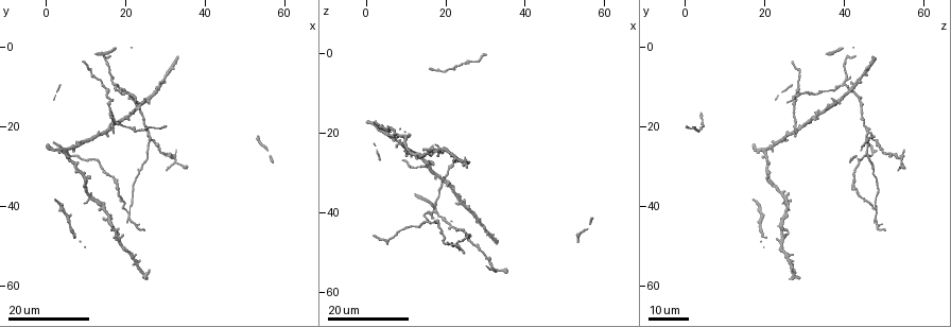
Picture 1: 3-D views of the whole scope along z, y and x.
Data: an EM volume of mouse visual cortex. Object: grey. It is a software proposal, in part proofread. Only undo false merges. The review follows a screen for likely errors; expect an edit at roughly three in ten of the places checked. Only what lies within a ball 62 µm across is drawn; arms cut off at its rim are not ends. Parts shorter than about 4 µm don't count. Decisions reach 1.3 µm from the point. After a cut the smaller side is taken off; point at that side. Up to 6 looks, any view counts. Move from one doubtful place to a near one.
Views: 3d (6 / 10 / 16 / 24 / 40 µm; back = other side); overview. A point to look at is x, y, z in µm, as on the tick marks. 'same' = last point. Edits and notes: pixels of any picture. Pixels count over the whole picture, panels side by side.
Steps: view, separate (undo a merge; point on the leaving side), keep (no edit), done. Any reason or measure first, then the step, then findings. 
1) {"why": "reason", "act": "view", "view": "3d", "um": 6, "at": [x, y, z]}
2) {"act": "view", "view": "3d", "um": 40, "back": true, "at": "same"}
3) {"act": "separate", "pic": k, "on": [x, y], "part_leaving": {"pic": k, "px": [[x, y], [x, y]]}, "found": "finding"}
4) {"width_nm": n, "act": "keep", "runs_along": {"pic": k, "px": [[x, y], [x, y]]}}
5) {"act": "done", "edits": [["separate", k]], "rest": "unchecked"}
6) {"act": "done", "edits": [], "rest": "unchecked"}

{"why": "thin arm on a thick one", "act": "view", "view": "3d", "um": 16, "at": [25.5, 21.5, 46.0]}

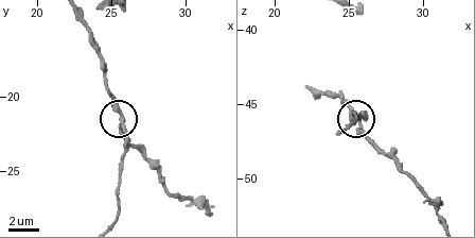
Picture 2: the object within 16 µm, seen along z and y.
{"act": "view", "view": "3d", "um": 6, "at": "same"}

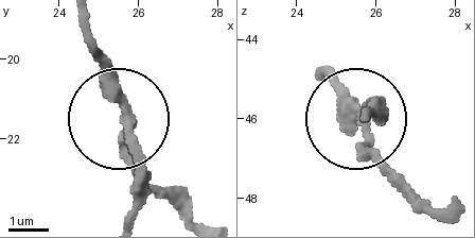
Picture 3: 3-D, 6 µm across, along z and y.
{"width_nm": 240, "act": "keep", "found": "continuous, no second neuron"}

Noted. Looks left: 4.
{"why": "four-way junction", "act": "view", "view": "3d", "um": 24, "at": [32.5, 28.5, 54.5]}

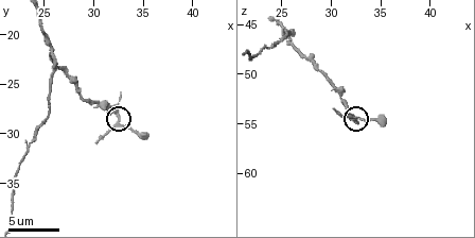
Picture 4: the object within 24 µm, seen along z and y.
{"act": "view", "view": "3d", "um": 10, "at": "same"}

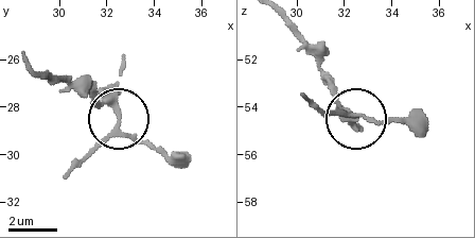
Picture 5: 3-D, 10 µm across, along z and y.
{"arms": 4, "act": "separate", "pic": 5, "on": [113, 136], "found": "a second neuron is stuck on"}

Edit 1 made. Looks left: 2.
{"act": "done", "edits": [["separate", 5]], "rest": "unchecked"}

